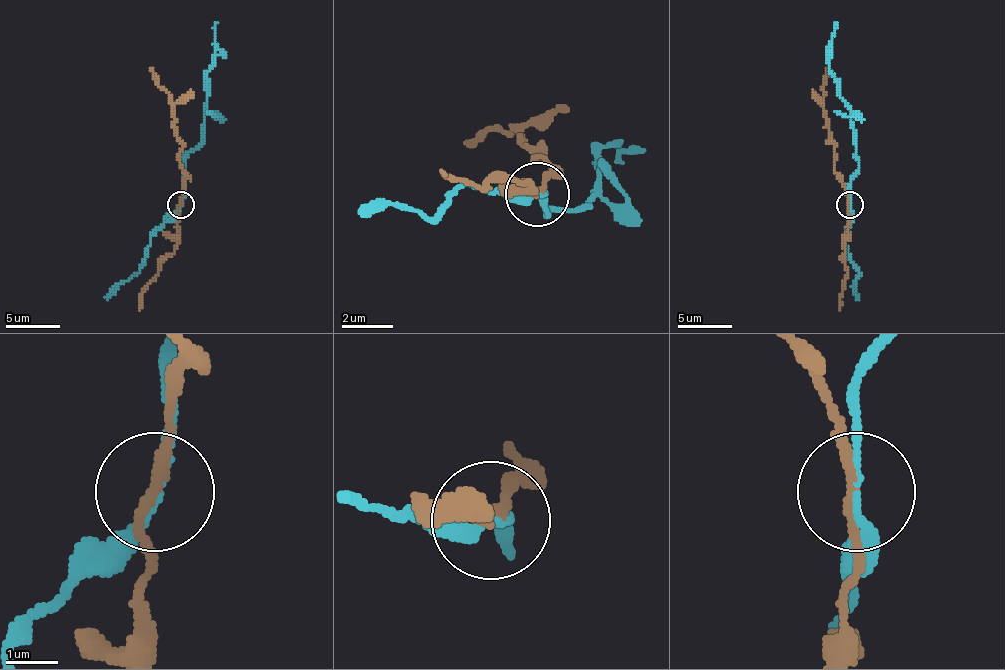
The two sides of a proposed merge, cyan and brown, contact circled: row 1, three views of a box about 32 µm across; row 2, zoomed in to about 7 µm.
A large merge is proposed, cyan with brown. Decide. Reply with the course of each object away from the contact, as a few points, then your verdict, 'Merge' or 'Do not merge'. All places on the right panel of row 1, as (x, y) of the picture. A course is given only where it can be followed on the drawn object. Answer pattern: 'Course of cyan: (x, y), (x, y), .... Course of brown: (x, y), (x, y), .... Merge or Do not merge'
Course of cyan: (850, 205), (850, 176), (858, 168), (858, 157), (850, 106), (829, 68), (829, 41), (837, 22). Course of brown: (850, 205), (837, 173), (834, 141), (829, 135), (823, 98), (829, 68). Do not merge

